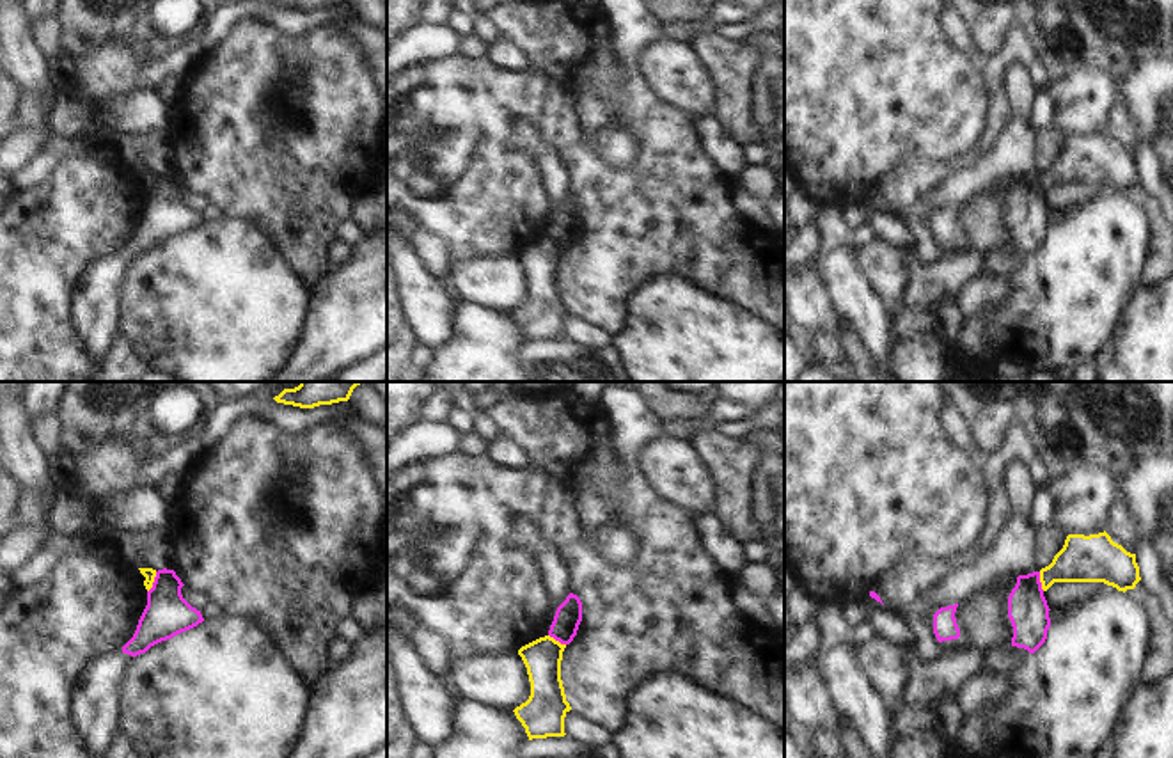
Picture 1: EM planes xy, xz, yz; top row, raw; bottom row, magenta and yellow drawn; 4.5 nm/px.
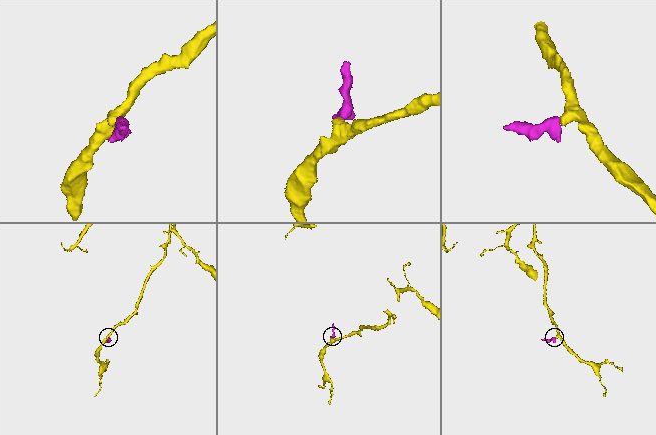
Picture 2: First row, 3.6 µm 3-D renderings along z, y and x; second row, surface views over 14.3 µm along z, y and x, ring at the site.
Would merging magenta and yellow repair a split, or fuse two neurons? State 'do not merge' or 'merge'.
do not merge

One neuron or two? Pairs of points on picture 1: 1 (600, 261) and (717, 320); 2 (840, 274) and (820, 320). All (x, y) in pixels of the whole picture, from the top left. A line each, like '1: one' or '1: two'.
1: two
2: two

